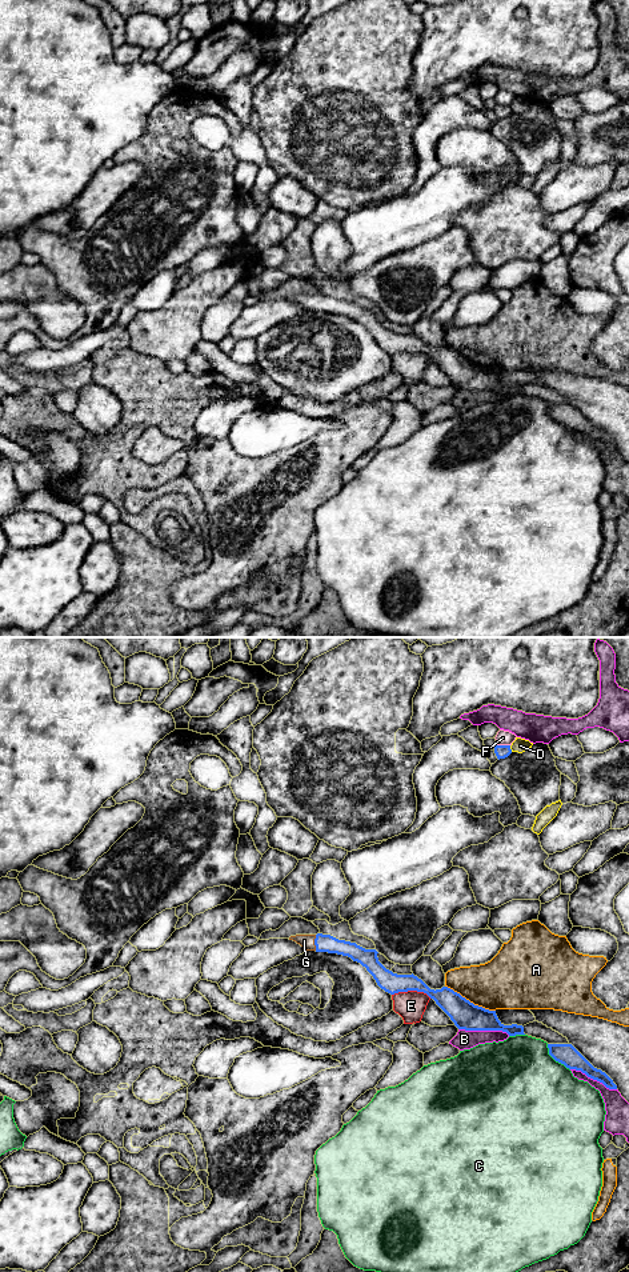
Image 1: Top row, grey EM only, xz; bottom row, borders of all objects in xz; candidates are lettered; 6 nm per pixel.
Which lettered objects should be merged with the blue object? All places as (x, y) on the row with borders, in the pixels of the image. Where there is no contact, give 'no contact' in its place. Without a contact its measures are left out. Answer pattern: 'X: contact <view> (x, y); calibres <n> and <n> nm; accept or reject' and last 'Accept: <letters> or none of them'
A: contact xz (469, 1002); calibres 170 and 320 nm; reject
B: contact xz (484, 1030); calibres 170 and 110 nm; reject
C: contact xz (555, 1059); calibres 130 and 500 nm; reject
D: contact xz (509, 748); calibres 80 and 90 nm; reject
E: contact xz (412, 990); calibres 140 and 180 nm; reject
F: contact xz (504, 746); calibres 80 and 100 nm; reject
G: contact xz (315, 943); calibres 110 and 80 nm; accept
Accept: G

